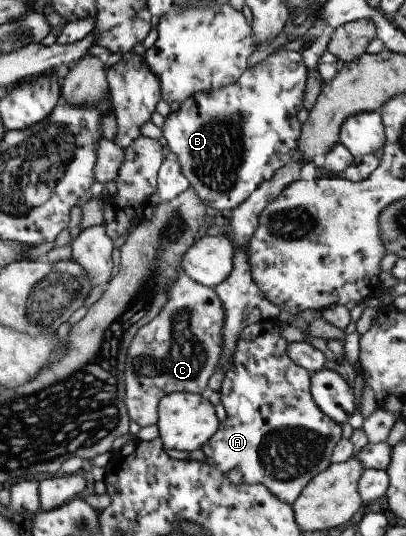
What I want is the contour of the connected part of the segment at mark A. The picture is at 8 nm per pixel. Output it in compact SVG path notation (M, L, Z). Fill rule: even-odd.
M270 317L267 320L250 324L240 332L234 356L230 362L230 366L227 366L219 391L219 394L221 394L221 404L223 404L226 410L227 418L220 422L219 429L215 432L215 436L213 436L213 438L211 438L211 440L200 449L207 457L207 465L217 469L217 471L224 472L226 475L230 470L240 470L243 474L243 483L263 484L263 487L267 487L267 490L277 496L277 498L283 501L283 503L291 504L302 494L303 488L307 486L307 483L314 476L317 476L319 472L323 472L333 464L330 460L331 454L333 453L335 446L343 439L343 436L342 424L335 422L324 412L321 412L317 404L315 404L315 401L312 399L310 391L311 370L295 364L295 362L286 355L286 350L291 342L287 342L284 338L281 338L281 331L287 326L290 326L290 324L287 321L283 321L280 317Z

